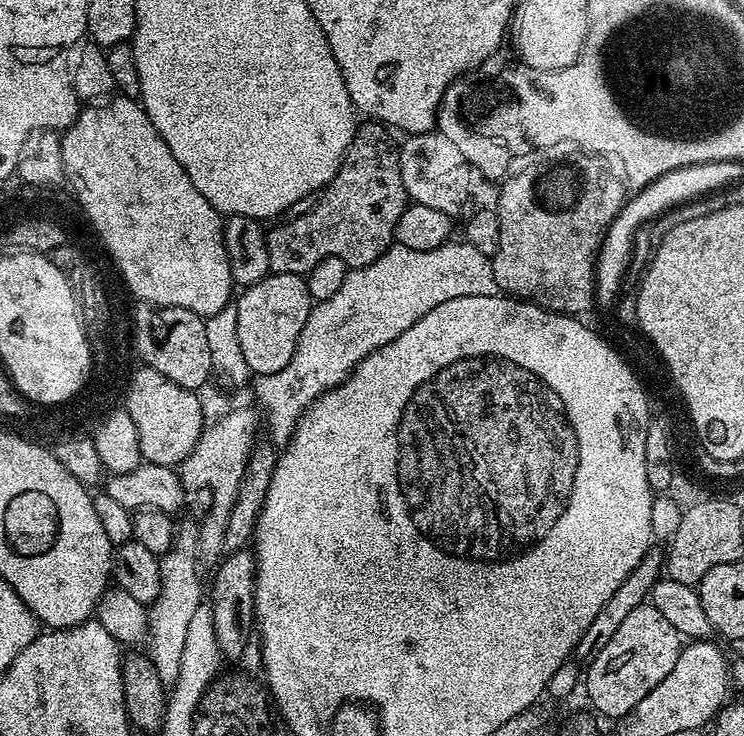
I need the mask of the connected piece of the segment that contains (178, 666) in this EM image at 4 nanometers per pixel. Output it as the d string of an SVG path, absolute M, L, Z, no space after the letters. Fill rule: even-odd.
M188 520L176 530L176 542L160 562L160 589L158 598L147 605L148 614L148 647L154 670L158 670L158 678L162 678L162 686L170 690L178 682L178 673L182 670L182 653L186 643L186 633L194 610L206 596L206 588L200 585L200 568L196 565L200 529L197 521Z

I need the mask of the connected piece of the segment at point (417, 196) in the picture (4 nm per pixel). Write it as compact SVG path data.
M436 130L411 133L404 140L398 148L399 173L402 174L409 199L415 204L433 207L451 216L458 215L468 198L474 177L471 165L458 146Z

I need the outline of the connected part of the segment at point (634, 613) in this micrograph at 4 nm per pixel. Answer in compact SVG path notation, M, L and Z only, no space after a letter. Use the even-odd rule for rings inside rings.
M655 603L639 604L618 625L614 638L602 646L600 653L586 668L588 700L604 716L619 718L633 711L638 702L652 690L674 668L682 649L682 637L670 621L656 608Z

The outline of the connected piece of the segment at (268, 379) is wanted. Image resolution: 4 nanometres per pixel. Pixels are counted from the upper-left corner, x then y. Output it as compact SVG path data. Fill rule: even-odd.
M449 242L434 250L410 250L406 246L396 244L386 249L370 266L353 268L346 274L346 282L334 293L334 298L315 301L310 310L310 318L306 318L306 326L302 326L302 334L298 334L298 346L294 346L294 355L290 362L269 376L256 376L256 396L264 403L268 411L268 428L272 431L271 443L277 449L284 449L292 440L296 424L301 414L320 397L323 392L337 388L346 377L353 372L371 352L377 352L382 346L394 342L398 334L406 334L414 322L418 322L434 306L442 306L442 302L454 302L454 298L470 298L471 296L494 296L500 292L498 282L494 282L494 270L489 256L482 250L474 250L466 242Z

